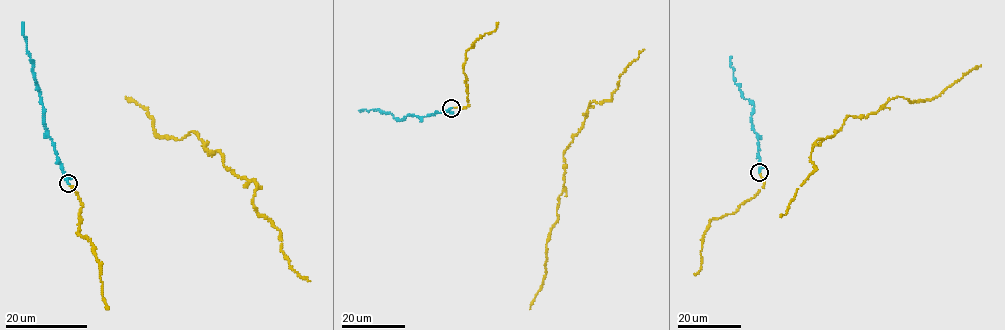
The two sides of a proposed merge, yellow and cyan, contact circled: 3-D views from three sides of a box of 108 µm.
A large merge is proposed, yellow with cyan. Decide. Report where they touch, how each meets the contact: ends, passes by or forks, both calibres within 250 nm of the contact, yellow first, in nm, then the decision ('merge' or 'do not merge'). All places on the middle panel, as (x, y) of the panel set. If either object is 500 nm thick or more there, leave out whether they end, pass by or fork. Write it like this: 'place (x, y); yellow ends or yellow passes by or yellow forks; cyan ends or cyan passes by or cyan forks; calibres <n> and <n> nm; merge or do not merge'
place (451, 108); yellow ends; cyan ends; calibres 150 and 200 nm; merge

